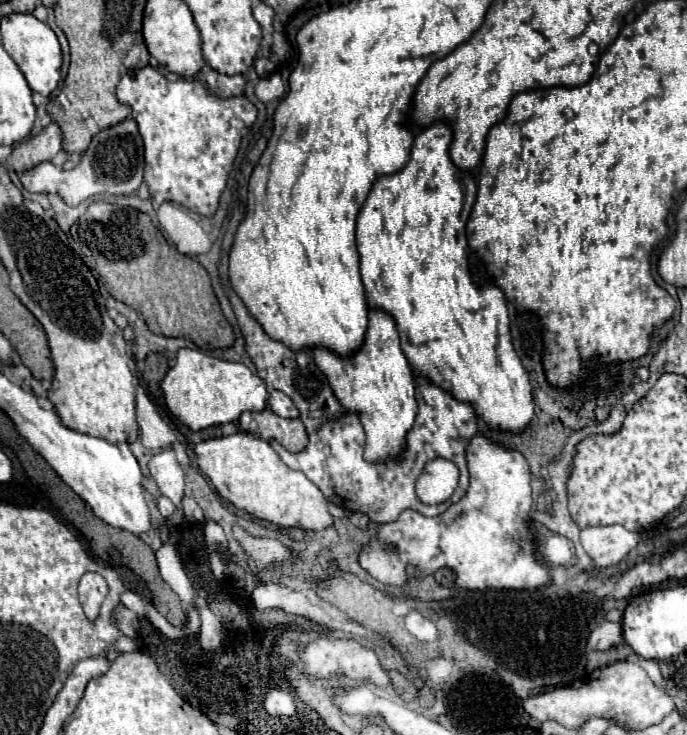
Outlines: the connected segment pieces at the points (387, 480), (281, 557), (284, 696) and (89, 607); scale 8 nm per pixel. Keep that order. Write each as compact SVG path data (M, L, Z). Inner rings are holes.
M415 378L415 390L417 390L417 402L419 412L415 426L407 434L407 450L405 454L387 464L367 464L363 458L363 446L365 446L365 432L359 424L359 418L355 414L343 414L335 422L325 422L317 432L309 434L309 444L305 450L291 454L281 444L271 440L271 446L279 454L279 458L293 470L301 470L313 484L319 486L319 490L331 500L333 504L347 508L351 512L365 512L375 524L387 524L395 522L397 516L411 508L425 516L437 516L443 514L451 504L455 504L469 486L469 472L465 462L465 448L473 434L477 432L477 418L471 404L457 402L451 394L431 384L427 378ZM431 458L447 458L457 464L461 478L459 488L453 492L449 500L437 506L421 504L415 496L415 480L419 478L423 466Z
M239 526L233 528L235 538L241 542L245 552L255 558L259 568L265 568L269 562L285 562L291 558L291 552L277 540L269 538L253 538L247 532L243 532Z
M271 688L265 696L265 710L271 716L293 716L297 710L295 696L281 688Z
M87 572L79 582L79 600L87 614L87 618L95 620L99 614L99 606L107 596L107 582L97 572Z

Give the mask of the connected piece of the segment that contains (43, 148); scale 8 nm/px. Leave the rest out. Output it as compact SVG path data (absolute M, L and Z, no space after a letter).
M53 122L31 140L13 146L13 152L7 158L7 168L15 170L17 174L31 170L37 164L51 160L61 150L61 142L63 142L63 132Z

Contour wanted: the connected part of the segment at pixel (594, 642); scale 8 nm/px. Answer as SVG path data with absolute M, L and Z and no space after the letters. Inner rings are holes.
M603 620L597 628L593 628L589 634L589 640L587 640L587 644L597 650L609 650L611 646L617 646L621 642L623 642L621 624L609 622L609 620Z

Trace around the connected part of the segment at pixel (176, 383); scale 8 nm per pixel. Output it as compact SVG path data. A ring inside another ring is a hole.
M181 348L177 352L177 362L163 378L161 390L169 412L191 430L235 422L243 412L261 412L267 406L265 382L243 362L213 358L189 348Z

